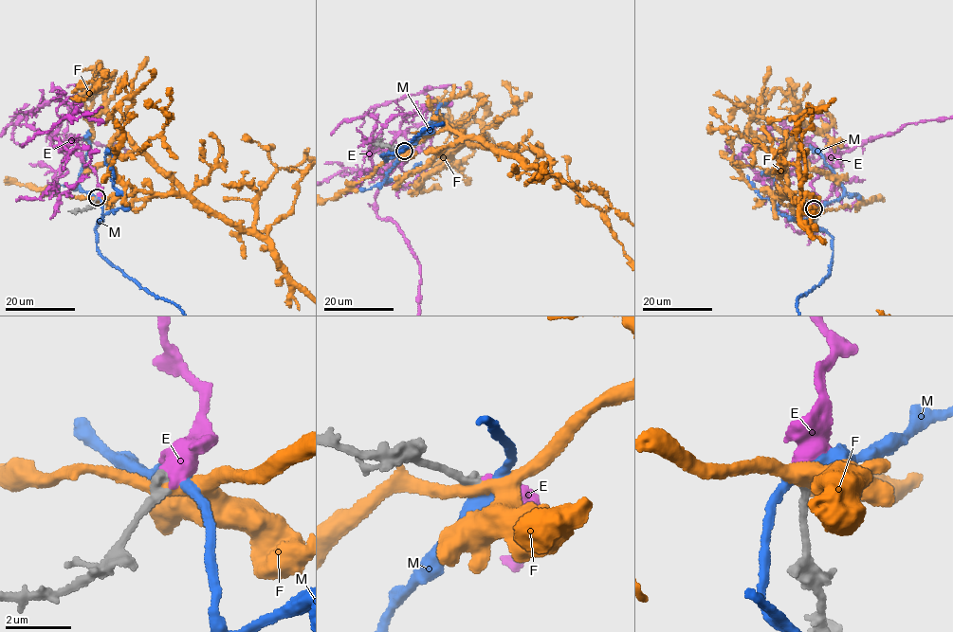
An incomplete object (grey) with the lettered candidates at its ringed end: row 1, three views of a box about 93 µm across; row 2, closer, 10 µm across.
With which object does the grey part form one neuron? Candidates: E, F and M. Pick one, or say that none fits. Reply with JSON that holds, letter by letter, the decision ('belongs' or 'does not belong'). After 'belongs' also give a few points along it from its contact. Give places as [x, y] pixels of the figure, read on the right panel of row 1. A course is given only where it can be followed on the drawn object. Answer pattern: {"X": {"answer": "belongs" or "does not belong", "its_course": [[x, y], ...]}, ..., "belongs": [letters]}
{"E": {"answer": "belongs"}, "F": {"answer": "does not belong"}, "M": {"answer": "does not belong"}, "belongs": ["E"]}

